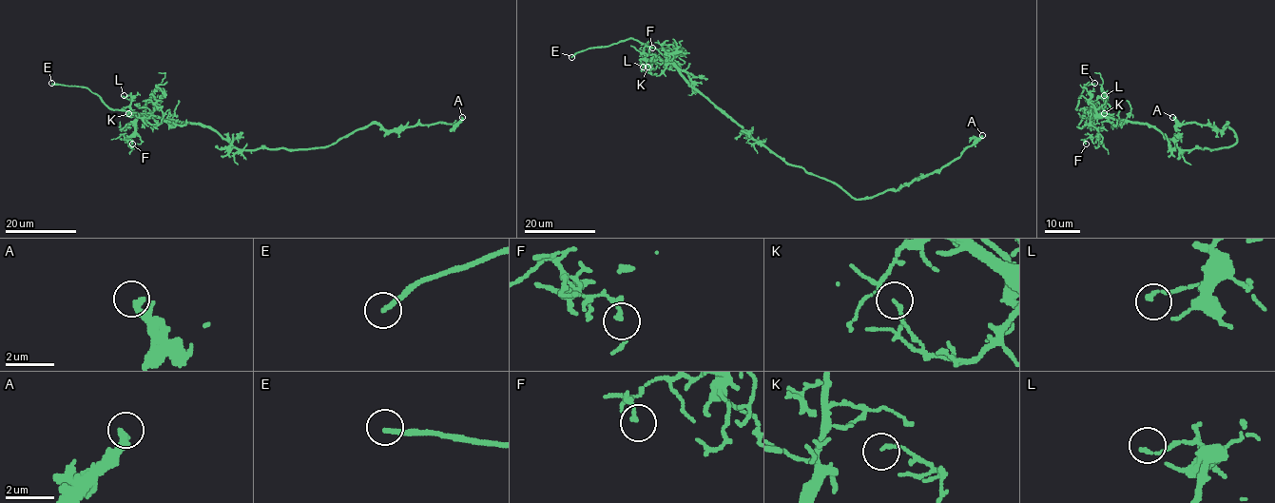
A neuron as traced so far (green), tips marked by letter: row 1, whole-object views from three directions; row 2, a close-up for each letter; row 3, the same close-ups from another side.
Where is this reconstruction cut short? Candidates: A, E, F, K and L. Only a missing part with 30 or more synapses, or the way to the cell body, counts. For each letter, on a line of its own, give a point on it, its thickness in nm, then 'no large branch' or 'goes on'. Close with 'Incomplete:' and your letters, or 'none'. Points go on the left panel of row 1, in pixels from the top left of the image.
A: (462, 117) | 320 nm | no large branch
E: (51, 83) | 190 nm | goes on
F: (132, 144) | 150 nm | no large branch
K: (128, 113) | 140 nm | no large branch
L: (124, 95) | 140 nm | no large branch
Incomplete: E

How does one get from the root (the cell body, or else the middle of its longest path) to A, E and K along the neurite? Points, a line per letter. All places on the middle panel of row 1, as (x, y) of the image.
A: (770, 151), (861, 199), (896, 191), (938, 171), (982, 135)
E: (770, 151), (703, 96), (654, 48), (628, 38), (607, 46), (589, 47), (571, 57)
K: (770, 151), (720, 111), (670, 63), (658, 75), (651, 74), (647, 67)

